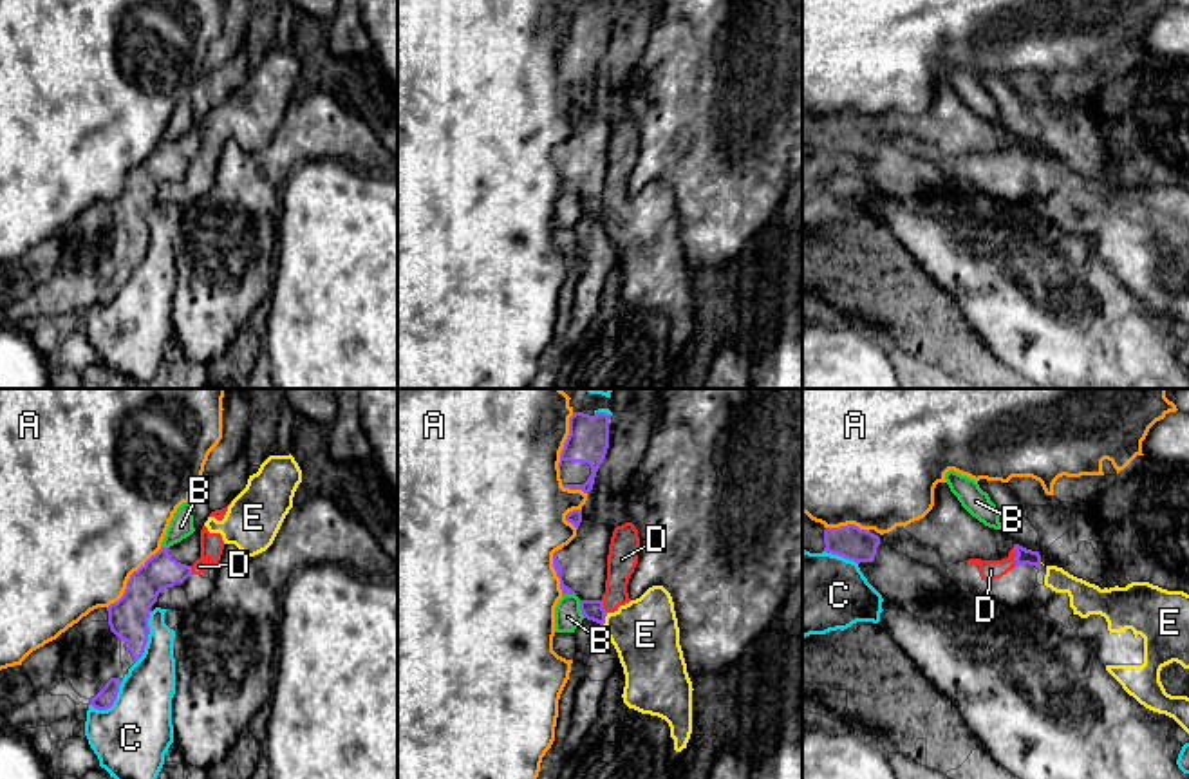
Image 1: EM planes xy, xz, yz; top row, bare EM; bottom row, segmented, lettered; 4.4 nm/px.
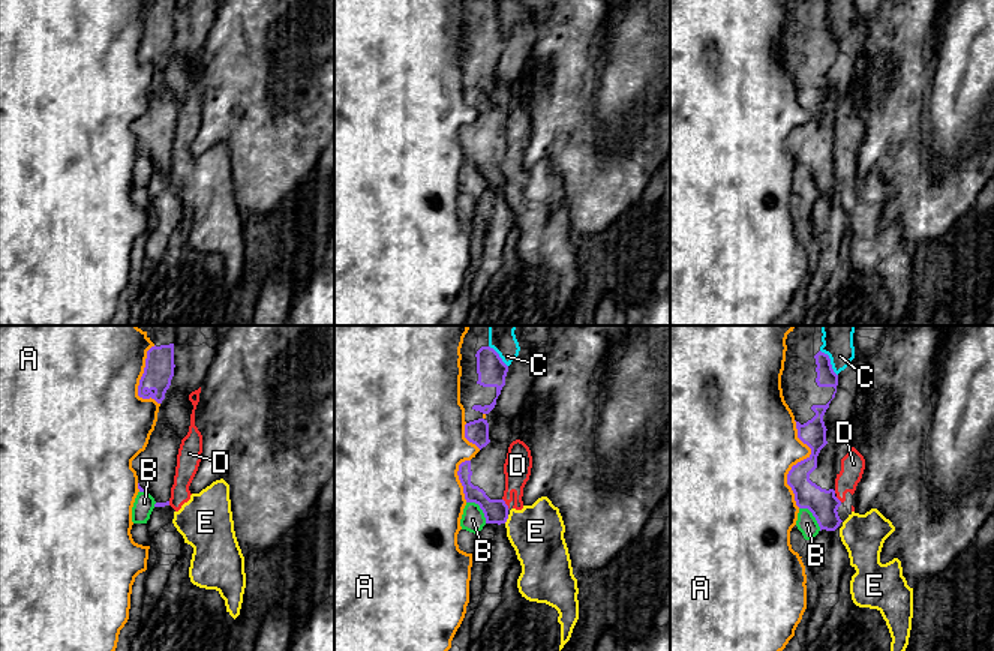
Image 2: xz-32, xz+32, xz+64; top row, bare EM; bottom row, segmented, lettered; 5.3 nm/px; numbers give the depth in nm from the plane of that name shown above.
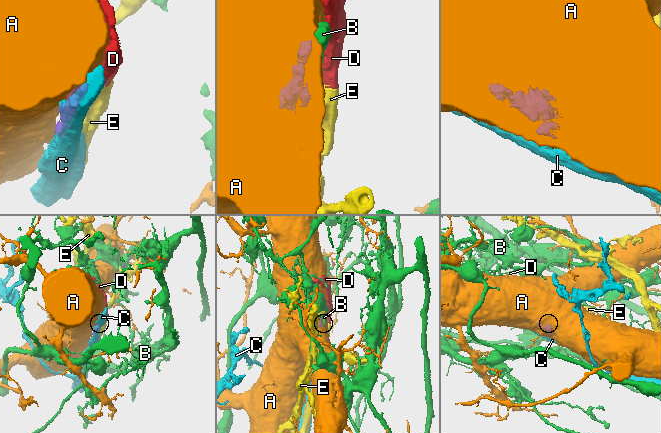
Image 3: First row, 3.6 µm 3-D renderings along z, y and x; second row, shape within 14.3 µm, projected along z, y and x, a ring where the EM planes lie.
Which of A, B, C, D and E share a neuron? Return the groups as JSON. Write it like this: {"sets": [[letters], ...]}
{"sets": [["A"], ["B"], ["C"], ["D", "E"]]}

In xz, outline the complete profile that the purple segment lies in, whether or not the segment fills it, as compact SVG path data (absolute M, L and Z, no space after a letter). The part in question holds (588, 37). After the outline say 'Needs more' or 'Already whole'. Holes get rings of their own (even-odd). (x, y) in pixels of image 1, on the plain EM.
M573 7L569 13L569 31L560 47L560 74L569 85L582 85L589 90L596 67L609 43L611 9L594 11Z. Needs more

